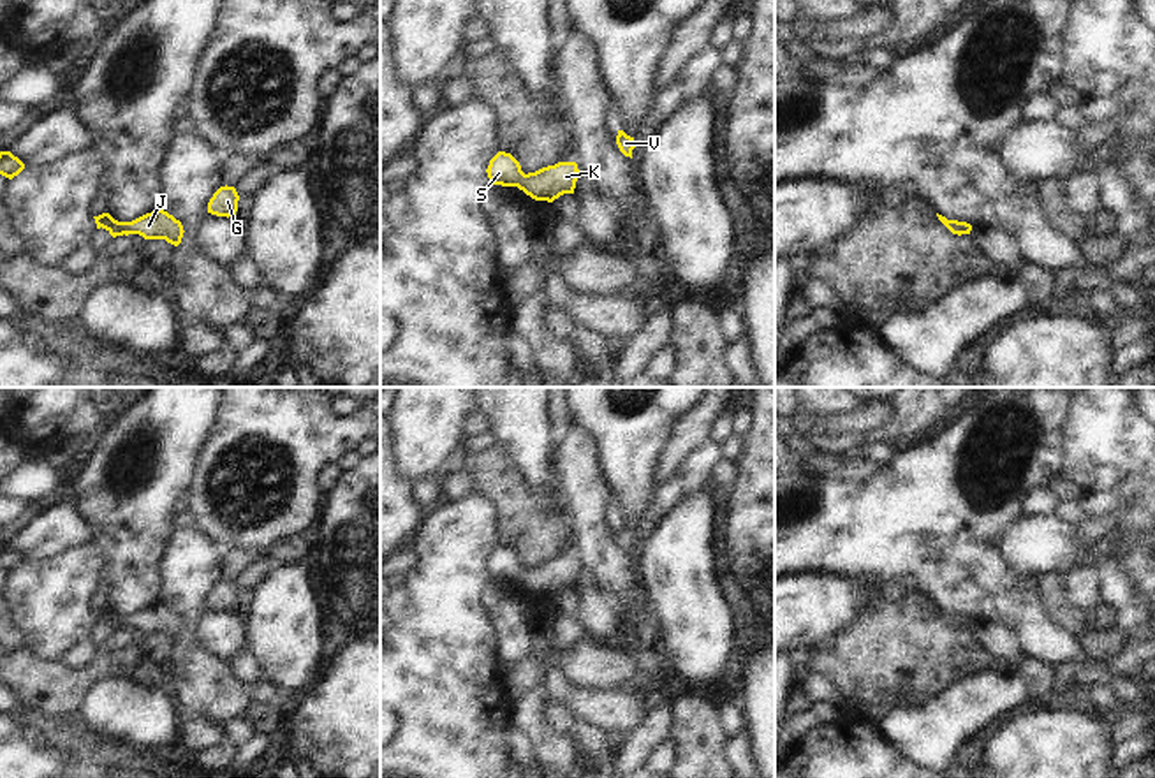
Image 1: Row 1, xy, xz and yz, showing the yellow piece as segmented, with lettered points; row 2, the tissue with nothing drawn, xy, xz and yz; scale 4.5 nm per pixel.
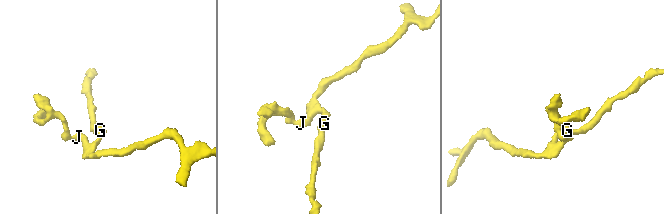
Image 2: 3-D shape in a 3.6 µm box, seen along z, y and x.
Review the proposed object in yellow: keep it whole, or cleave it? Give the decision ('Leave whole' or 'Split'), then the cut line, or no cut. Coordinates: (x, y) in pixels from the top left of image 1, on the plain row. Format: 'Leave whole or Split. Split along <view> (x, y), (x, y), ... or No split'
Leave whole. No split.

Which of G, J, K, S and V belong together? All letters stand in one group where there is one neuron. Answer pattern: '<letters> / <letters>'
G J K S V

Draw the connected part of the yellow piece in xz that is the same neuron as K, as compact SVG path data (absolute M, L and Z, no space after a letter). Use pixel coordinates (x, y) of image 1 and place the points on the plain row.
M498 546L486 567L491 579L518 581L535 595L553 597L563 588L574 588L579 563L576 556L558 556L525 569L511 547Z

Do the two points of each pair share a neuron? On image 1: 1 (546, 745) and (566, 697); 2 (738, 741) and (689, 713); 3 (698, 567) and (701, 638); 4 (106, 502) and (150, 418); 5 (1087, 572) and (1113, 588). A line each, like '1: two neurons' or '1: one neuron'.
1: two neurons
2: two neurons
3: one neuron
4: one neuron
5: two neurons

